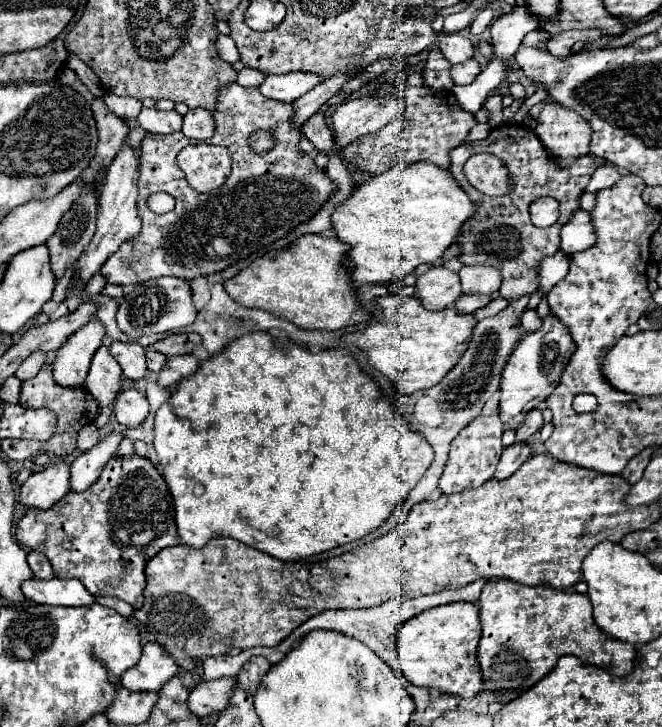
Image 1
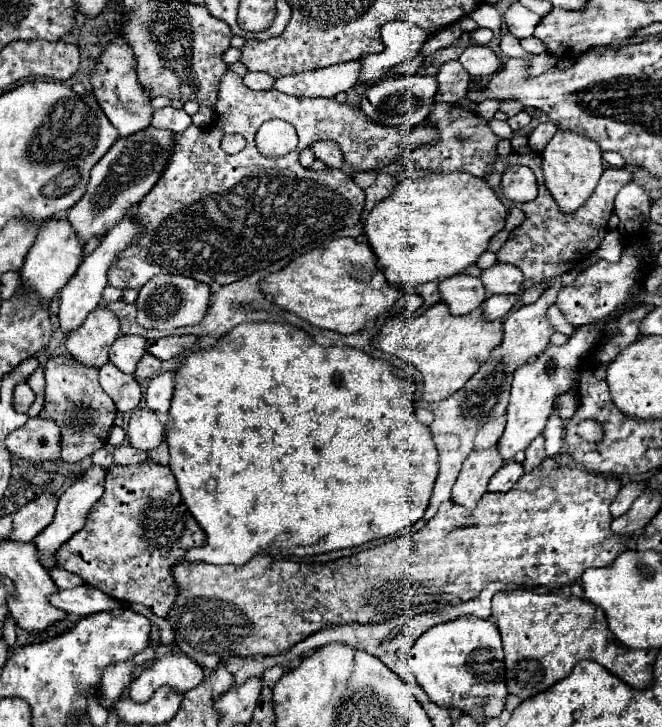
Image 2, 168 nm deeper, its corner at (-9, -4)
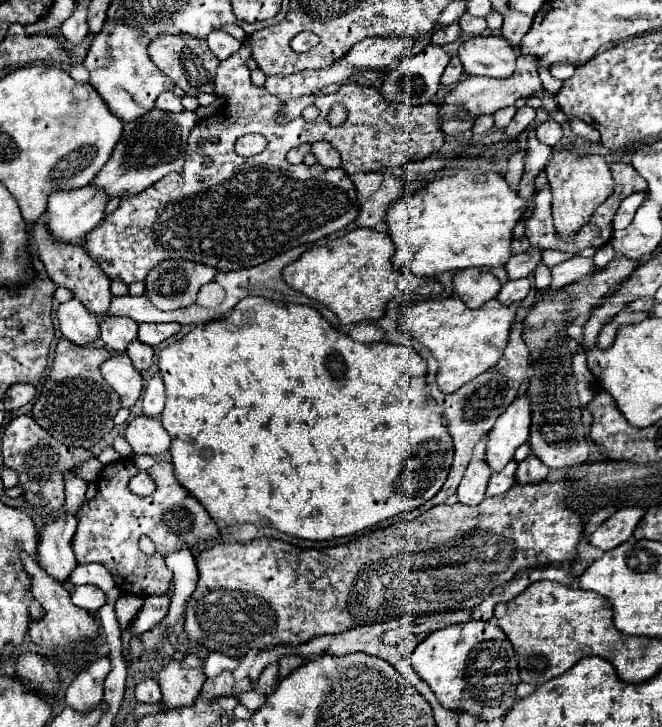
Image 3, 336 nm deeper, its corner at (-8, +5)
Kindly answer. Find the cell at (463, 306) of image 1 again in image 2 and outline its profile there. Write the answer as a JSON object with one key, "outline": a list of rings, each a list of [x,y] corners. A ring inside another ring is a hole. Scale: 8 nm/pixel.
{"outline":[[[490,296],[484,302],[484,316],[488,316],[490,320],[504,318],[514,308],[516,300],[516,296]]]}

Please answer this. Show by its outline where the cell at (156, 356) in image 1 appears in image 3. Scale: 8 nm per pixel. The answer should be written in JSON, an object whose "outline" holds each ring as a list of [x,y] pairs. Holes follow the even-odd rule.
{"outline":[[[135,339],[135,343],[131,343],[131,345],[127,347],[127,355],[131,357],[131,361],[133,361],[133,365],[135,365],[137,371],[149,369],[151,363],[153,363],[153,357],[155,357],[153,349],[151,349],[149,345],[137,341],[137,339]]]}

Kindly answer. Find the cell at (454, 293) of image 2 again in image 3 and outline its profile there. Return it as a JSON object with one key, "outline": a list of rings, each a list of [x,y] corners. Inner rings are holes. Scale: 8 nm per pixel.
{"outline":[[[471,267],[467,271],[457,271],[453,275],[453,291],[469,309],[481,307],[485,301],[493,299],[499,293],[499,289],[499,279],[493,277],[487,269]]]}

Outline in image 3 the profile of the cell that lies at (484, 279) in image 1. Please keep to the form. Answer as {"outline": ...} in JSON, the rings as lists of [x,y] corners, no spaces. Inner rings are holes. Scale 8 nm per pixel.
{"outline":[[[531,247],[529,253],[513,255],[503,267],[505,267],[509,279],[521,279],[521,277],[529,277],[533,273],[533,269],[539,265],[539,261],[541,261],[541,249]]]}

